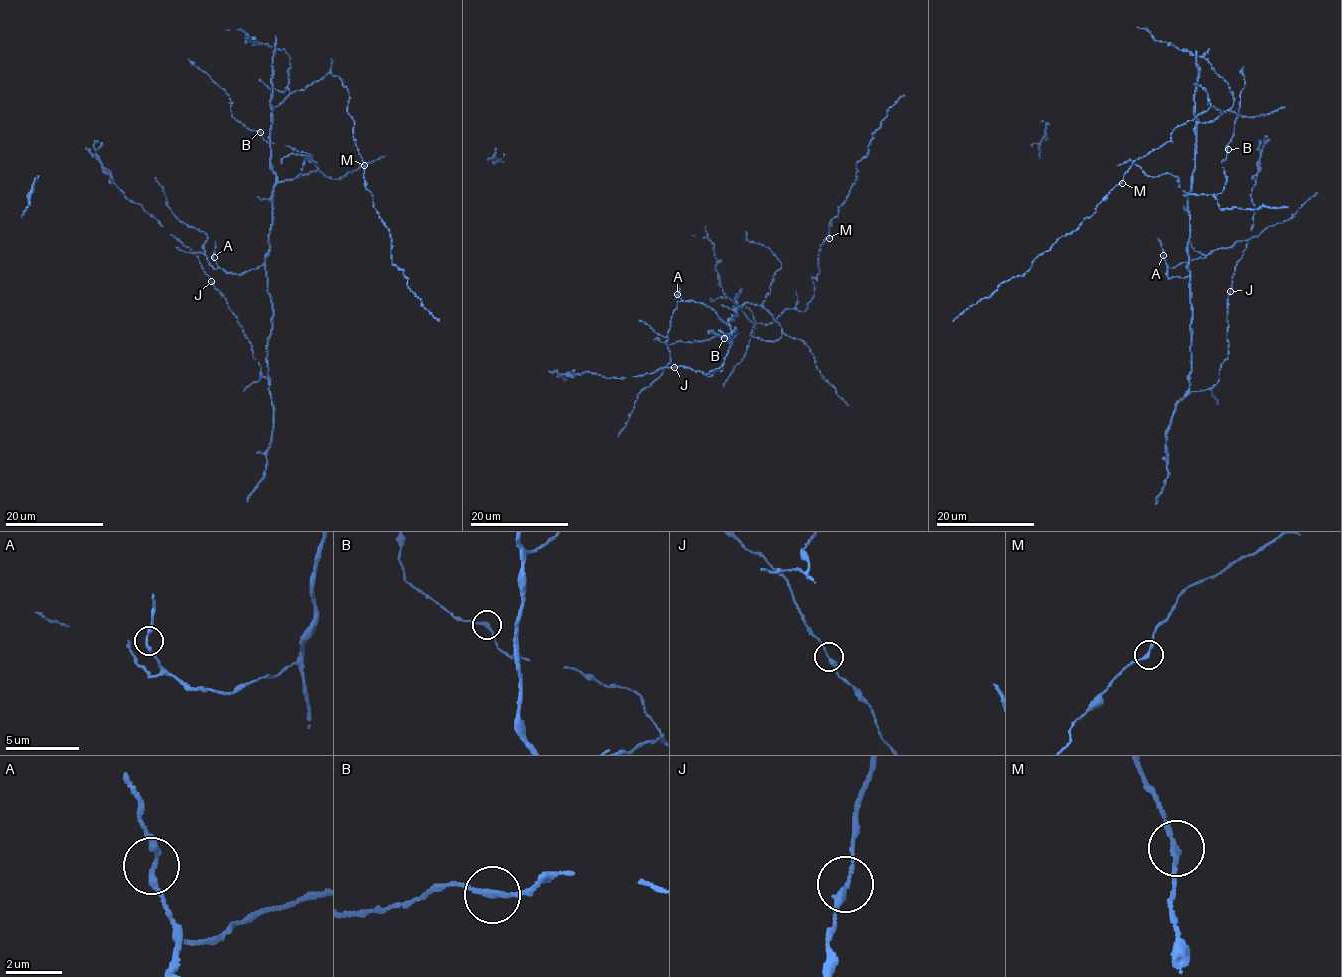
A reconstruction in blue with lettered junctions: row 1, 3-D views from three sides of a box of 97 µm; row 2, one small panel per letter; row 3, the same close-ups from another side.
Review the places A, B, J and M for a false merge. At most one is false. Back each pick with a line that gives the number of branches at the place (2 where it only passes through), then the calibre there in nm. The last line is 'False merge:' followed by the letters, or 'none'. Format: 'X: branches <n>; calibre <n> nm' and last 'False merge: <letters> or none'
False merge: none

